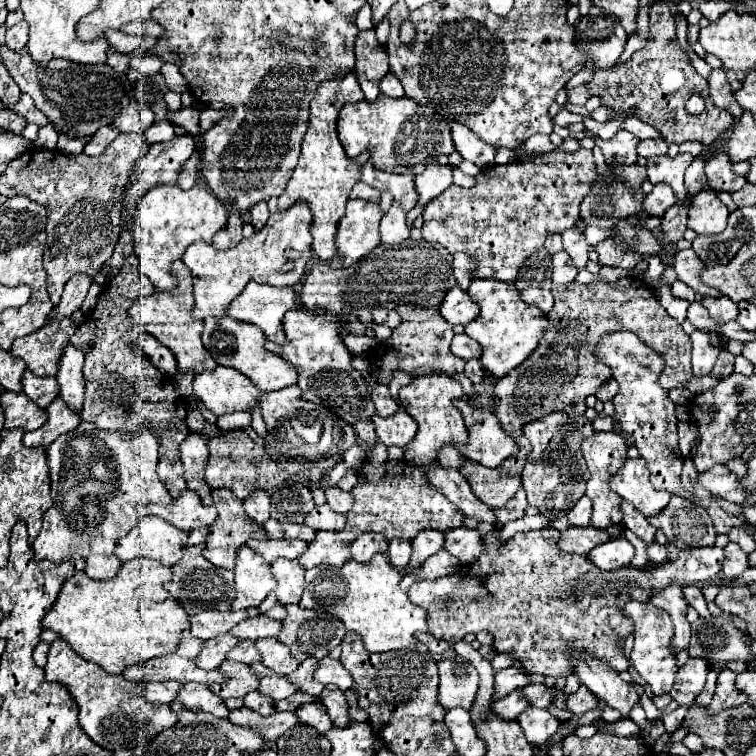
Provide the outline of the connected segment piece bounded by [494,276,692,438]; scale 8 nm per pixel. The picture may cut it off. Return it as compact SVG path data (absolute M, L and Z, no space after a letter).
M622 278L612 284L592 282L579 284L576 281L567 286L552 286L554 308L548 314L548 330L542 336L540 348L518 368L512 370L506 378L494 382L496 388L496 418L502 424L502 430L520 438L522 428L554 410L566 410L574 416L584 414L586 396L594 394L600 384L610 378L610 370L604 368L594 358L594 342L610 330L630 330L646 346L664 354L664 371L659 384L664 390L676 388L692 380L690 374L690 338L682 326L668 316L660 306L650 288L640 286L642 280Z

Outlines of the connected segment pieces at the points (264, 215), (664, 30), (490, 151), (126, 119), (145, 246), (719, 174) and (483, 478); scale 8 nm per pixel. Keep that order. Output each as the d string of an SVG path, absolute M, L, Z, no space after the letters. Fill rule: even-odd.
M260 202L258 206L254 206L254 210L250 210L250 216L252 216L252 226L256 230L262 230L266 226L266 222L268 222L268 216L270 216L268 206L264 202Z
M656 2L650 8L648 44L634 52L626 64L612 66L608 70L596 70L592 78L592 94L600 96L602 106L612 110L610 120L622 112L632 112L642 122L654 126L668 144L696 140L704 146L710 146L734 124L734 116L730 112L724 112L710 102L710 96L706 94L706 80L692 68L688 54L678 46L674 16L666 2ZM692 94L700 94L706 100L706 108L700 116L686 112L686 100Z
M450 122L450 132L452 132L454 148L464 160L476 164L478 168L494 166L494 154L496 154L494 146L482 142L470 128L466 128L460 122Z
M132 100L112 124L122 132L138 132L138 134L142 134L152 122L154 122L152 108L148 104L144 104L144 102Z
M156 186L154 190L146 192L146 196L139 200L134 212L130 214L130 224L123 229L111 259L105 262L94 278L101 287L101 294L102 288L116 278L124 260L130 254L136 254L138 270L154 284L156 290L168 292L176 288L178 280L176 276L172 276L172 262L180 260L186 246L196 240L212 244L212 236L218 230L226 228L226 214L226 206L218 198L214 198L214 194L210 194L210 190L204 186L194 186L186 192L178 186ZM123 254L128 255L123 257Z
M716 154L712 160L706 162L706 176L714 190L736 192L746 184L746 178L732 172L732 162L728 154Z
M466 460L460 470L464 478L468 478L474 494L492 508L502 508L522 486L520 478L502 478L496 468L478 466L478 462Z

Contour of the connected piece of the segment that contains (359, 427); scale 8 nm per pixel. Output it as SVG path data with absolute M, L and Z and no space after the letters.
M362 420L362 422L356 422L354 424L354 430L358 434L358 438L366 444L366 446L372 446L376 444L376 434L374 434L374 424L370 420Z

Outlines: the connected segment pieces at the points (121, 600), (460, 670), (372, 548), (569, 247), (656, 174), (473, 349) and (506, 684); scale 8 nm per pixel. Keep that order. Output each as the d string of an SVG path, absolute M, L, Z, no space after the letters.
M150 558L124 562L118 578L106 582L78 572L62 586L58 602L54 602L42 624L56 630L82 658L96 662L108 674L122 674L126 666L172 654L182 640L182 632L190 628L186 610L164 590L168 580L172 580L172 568Z
M440 660L440 688L438 688L438 702L450 708L464 708L470 710L476 690L478 690L478 672L470 662L456 662L456 660Z
M366 532L356 542L352 542L350 548L352 548L352 558L354 560L368 562L368 560L372 560L374 554L388 550L388 540L384 536L380 536L380 534Z
M572 226L562 232L562 240L564 240L564 250L570 254L570 258L578 266L578 270L582 270L588 262L588 252L590 252L588 242L584 240L584 232L580 228Z
M678 154L676 158L670 156L658 156L648 160L648 178L652 184L664 182L672 186L678 200L686 198L686 186L684 186L684 172L692 164L692 154Z
M456 334L454 340L452 340L450 350L462 360L470 360L470 358L480 358L482 356L482 346L476 340L472 340L470 336L466 336L466 334Z
M504 668L504 670L498 670L496 672L496 682L494 682L494 690L496 690L496 698L502 698L506 694L510 694L512 690L518 690L518 688L524 688L528 686L530 680L528 680L528 672L524 668Z

